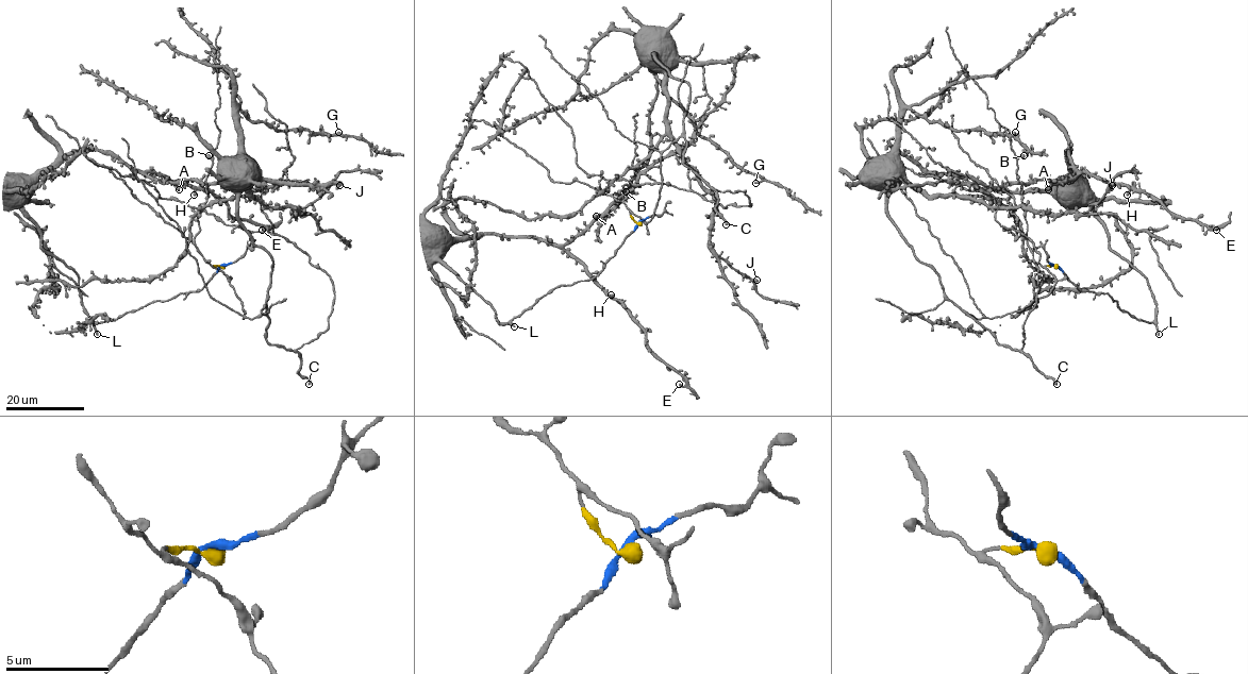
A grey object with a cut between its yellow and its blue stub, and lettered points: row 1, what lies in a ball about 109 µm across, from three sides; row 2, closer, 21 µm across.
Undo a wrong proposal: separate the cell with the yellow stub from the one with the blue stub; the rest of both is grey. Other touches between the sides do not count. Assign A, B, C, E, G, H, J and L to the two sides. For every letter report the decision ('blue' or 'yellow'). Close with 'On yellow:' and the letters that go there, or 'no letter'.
A: blue
B: yellow
C: yellow
E: blue
G: yellow
H: blue
J: yellow
L: blue
On yellow: B, C, G, J

